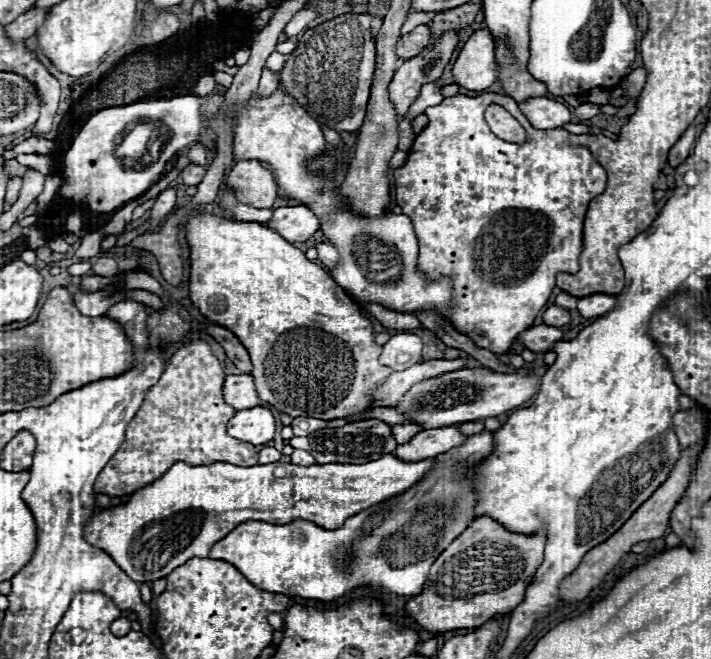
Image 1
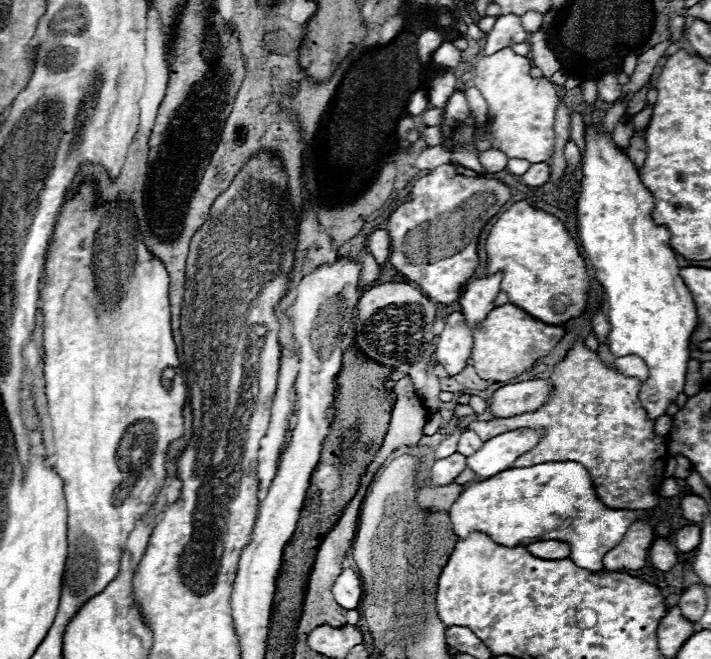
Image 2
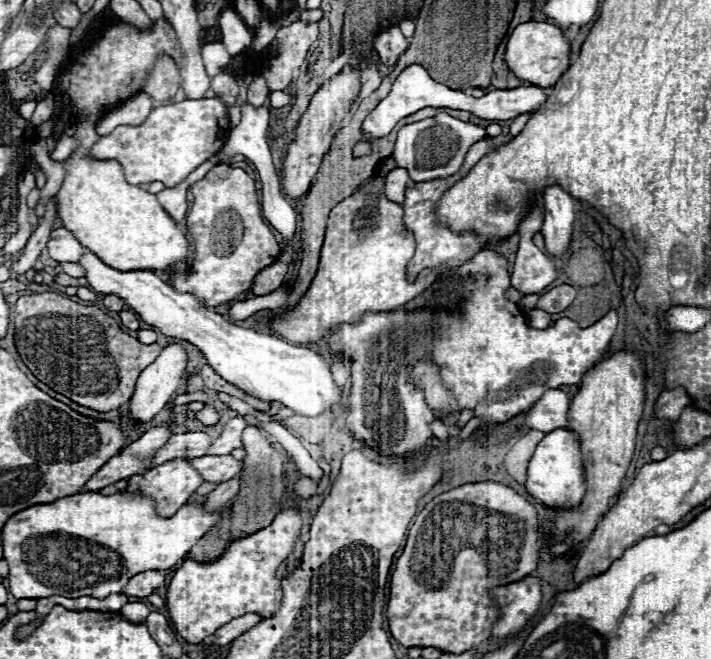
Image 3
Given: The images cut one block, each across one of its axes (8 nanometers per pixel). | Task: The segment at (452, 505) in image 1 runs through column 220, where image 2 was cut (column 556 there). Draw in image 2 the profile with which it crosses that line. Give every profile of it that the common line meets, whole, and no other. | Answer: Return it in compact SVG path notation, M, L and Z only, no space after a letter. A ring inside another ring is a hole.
M560 540L536 542L536 544L530 544L526 550L532 556L542 558L542 560L564 560L564 558L570 558L570 546L566 542L560 542Z

